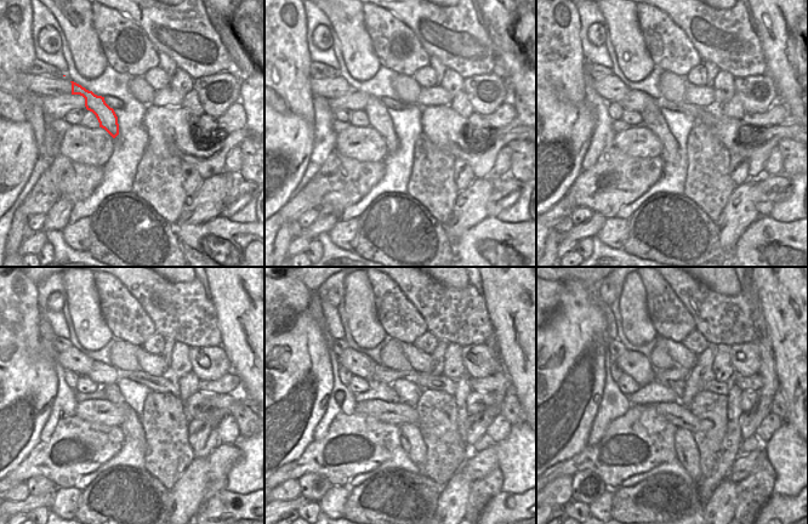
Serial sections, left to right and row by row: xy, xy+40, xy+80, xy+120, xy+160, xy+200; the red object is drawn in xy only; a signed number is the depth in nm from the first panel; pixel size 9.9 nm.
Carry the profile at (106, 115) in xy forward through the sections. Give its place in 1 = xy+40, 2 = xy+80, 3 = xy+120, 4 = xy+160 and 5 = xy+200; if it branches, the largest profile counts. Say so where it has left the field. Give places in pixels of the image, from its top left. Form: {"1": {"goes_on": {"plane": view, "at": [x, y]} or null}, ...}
{"1": {"goes_on": {"plane": "xy+40", "at": [380, 120]}}, "2": {"goes_on": {"plane": "xy+80", "at": [652, 118]}}, "3": {"goes_on": {"plane": "xy+120", "at": [132, 427]}}, "4": {"goes_on": {"plane": "xy+160", "at": [411, 440]}}, "5": {"goes_on": {"plane": "xy+200", "at": [688, 454]}}}

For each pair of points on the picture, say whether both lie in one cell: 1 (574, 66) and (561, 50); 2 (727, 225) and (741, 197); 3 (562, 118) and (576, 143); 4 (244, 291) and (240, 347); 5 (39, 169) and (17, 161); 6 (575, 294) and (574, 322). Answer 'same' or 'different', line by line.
1: same
2: same
3: same
4: same
5: different
6: same

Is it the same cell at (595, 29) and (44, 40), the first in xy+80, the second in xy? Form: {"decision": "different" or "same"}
{"decision": "same"}

